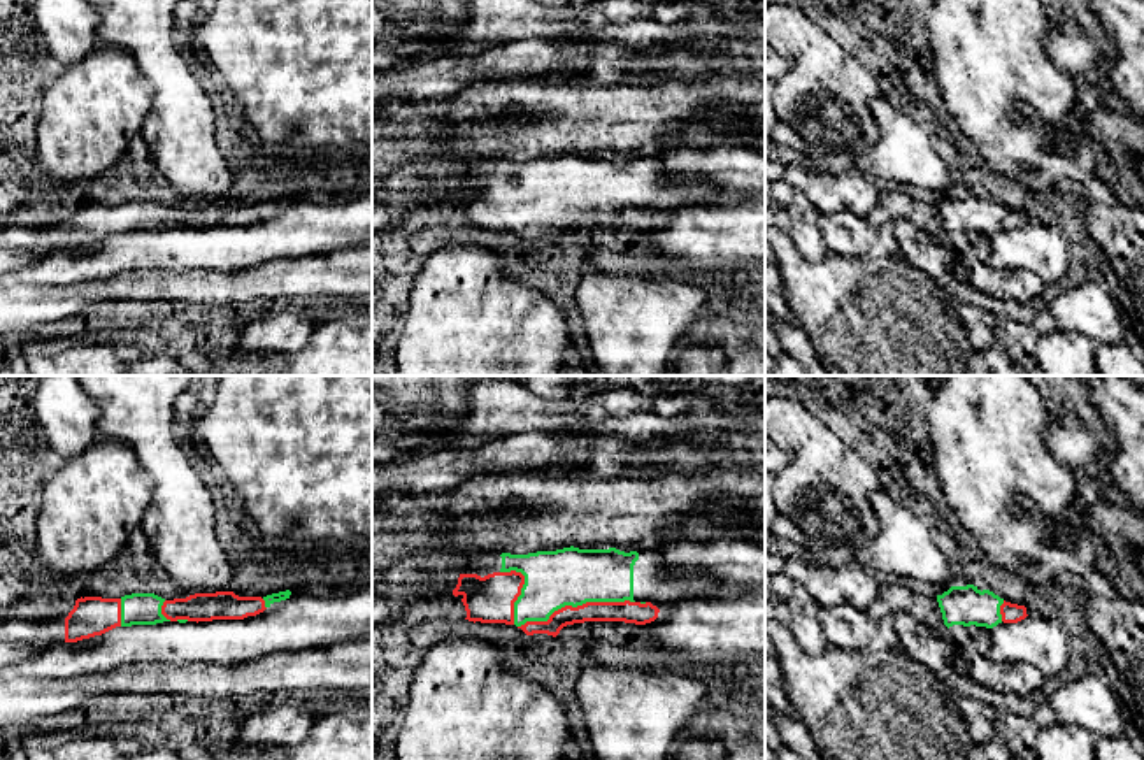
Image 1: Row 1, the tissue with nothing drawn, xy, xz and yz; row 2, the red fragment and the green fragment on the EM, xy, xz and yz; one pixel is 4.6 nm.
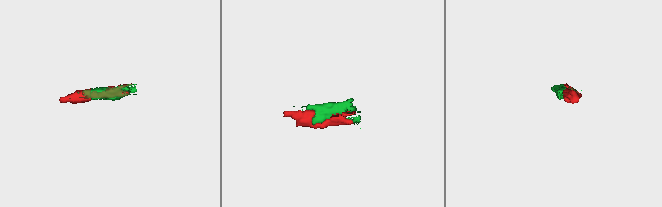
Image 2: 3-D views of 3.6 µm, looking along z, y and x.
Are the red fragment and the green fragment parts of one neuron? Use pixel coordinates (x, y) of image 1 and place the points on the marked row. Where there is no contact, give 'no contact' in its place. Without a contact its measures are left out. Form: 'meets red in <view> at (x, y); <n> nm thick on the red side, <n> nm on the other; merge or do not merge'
meets red in xz at (578, 606); 100 nm thick on the red side, 260 nm on the other; merge

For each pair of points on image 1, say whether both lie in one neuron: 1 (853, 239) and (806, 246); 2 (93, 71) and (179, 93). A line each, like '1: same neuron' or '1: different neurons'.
1: different neurons
2: different neurons

